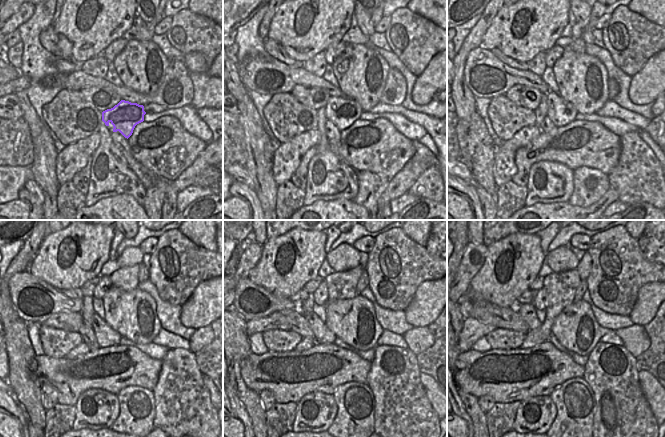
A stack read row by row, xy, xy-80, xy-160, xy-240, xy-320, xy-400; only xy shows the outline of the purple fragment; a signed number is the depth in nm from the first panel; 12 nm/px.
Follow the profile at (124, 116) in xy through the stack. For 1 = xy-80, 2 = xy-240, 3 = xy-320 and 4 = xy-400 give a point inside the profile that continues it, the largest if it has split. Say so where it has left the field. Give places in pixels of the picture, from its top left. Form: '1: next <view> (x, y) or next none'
1: next xy-80 (346, 111)
2: next xy-240 (106, 336)
3: next xy-320 (323, 335)
4: next xy-400 (528, 312)

